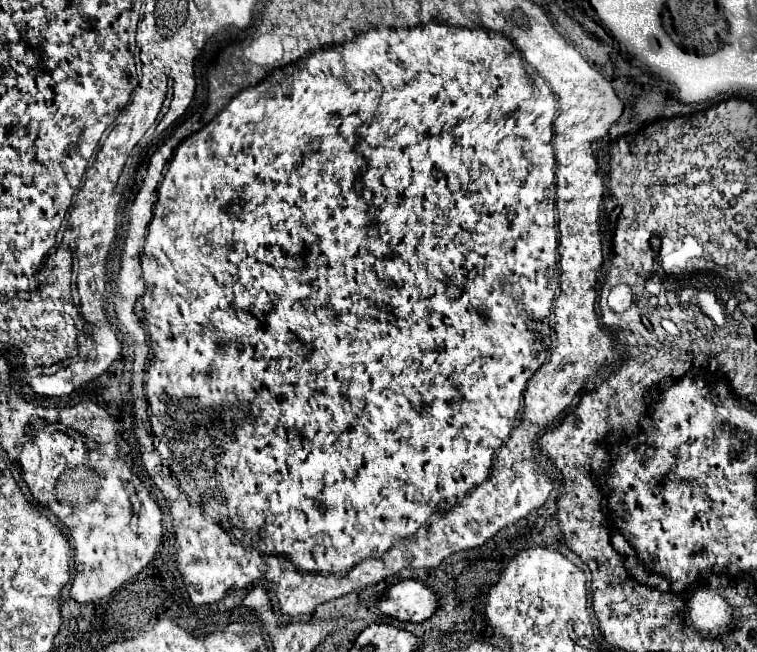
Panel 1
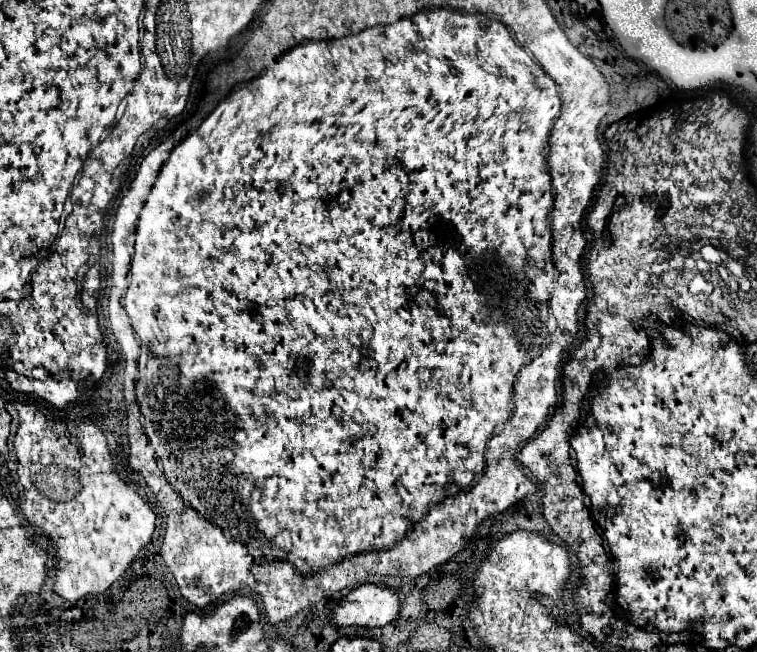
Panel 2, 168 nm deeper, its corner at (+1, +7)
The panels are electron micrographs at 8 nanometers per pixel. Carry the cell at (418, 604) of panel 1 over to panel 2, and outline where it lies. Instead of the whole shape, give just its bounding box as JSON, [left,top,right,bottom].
[334,584,402,626]

